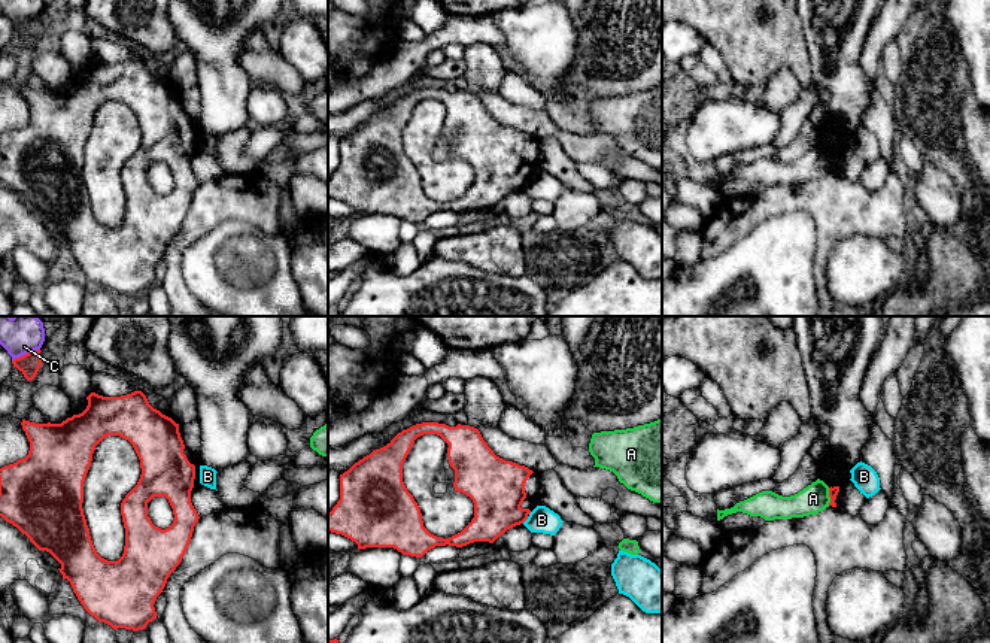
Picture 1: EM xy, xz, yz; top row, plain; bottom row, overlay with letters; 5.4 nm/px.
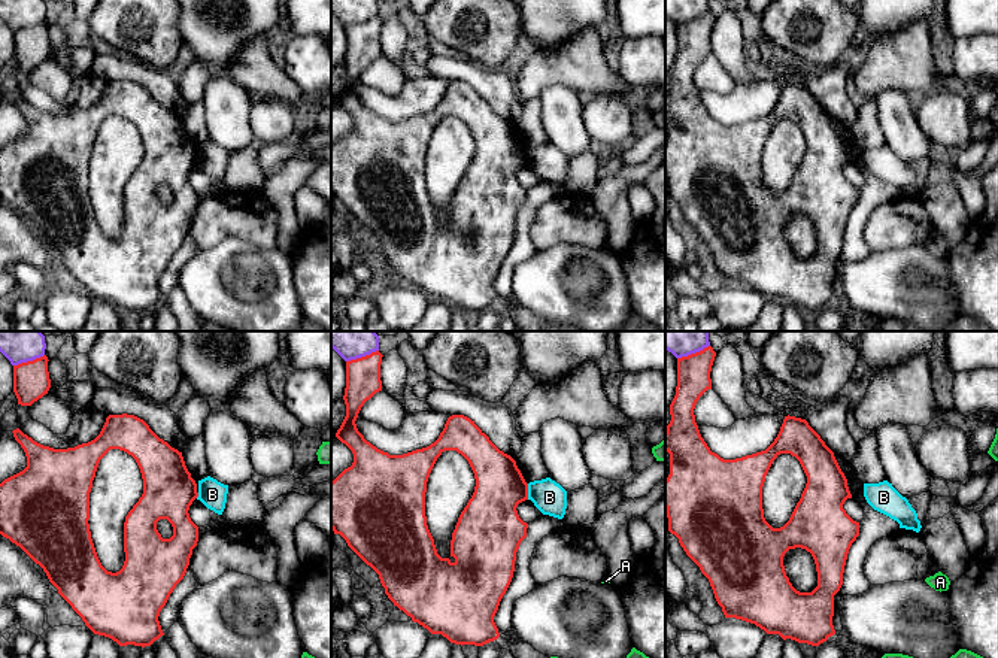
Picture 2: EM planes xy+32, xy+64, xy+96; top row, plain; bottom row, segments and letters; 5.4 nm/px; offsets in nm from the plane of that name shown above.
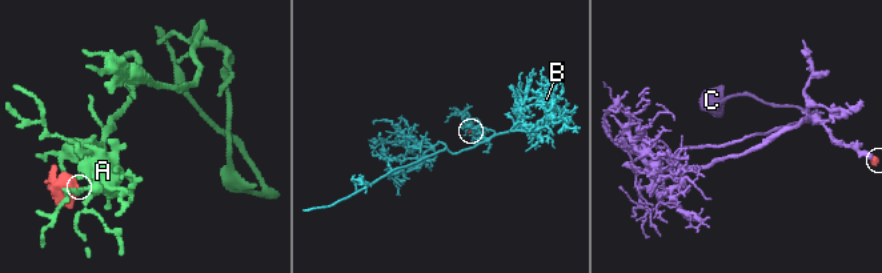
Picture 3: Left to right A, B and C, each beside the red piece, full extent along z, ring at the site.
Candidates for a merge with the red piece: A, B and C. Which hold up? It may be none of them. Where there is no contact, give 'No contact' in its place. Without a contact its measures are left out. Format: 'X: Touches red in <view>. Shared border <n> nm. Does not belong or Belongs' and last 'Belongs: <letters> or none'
A: Touches red in yz. Shared border 100 nm. Does not belong
B: Touches red in xz. Shared border 50 nm. Does not belong
C: Touches red in xy. Shared border 170 nm. Does not belong
Belongs: none

